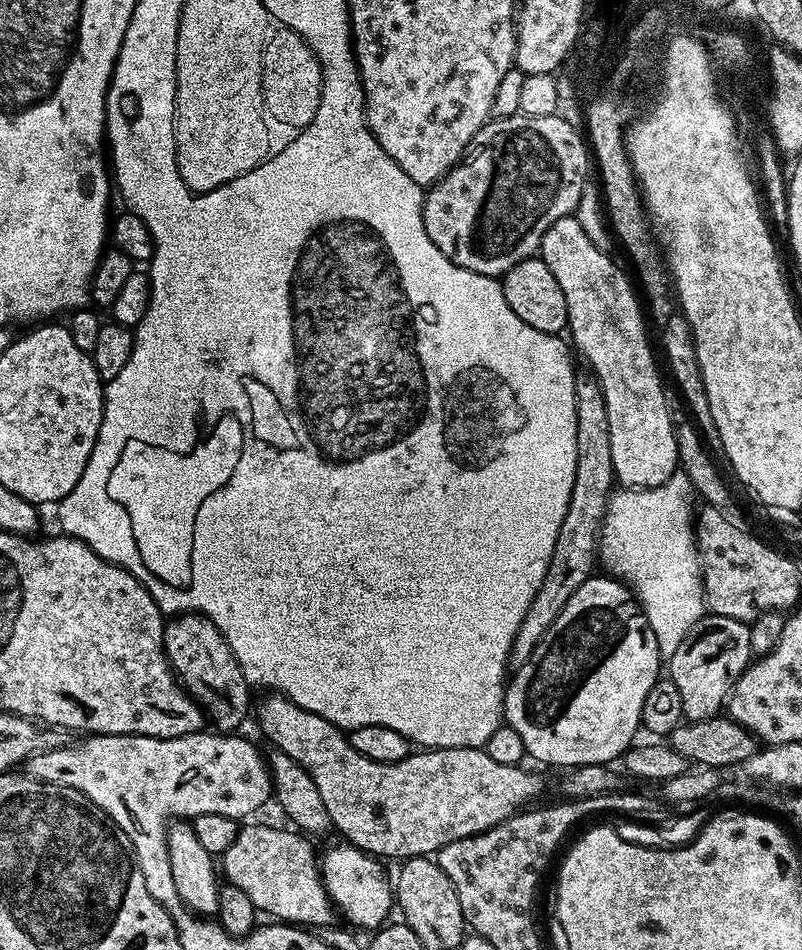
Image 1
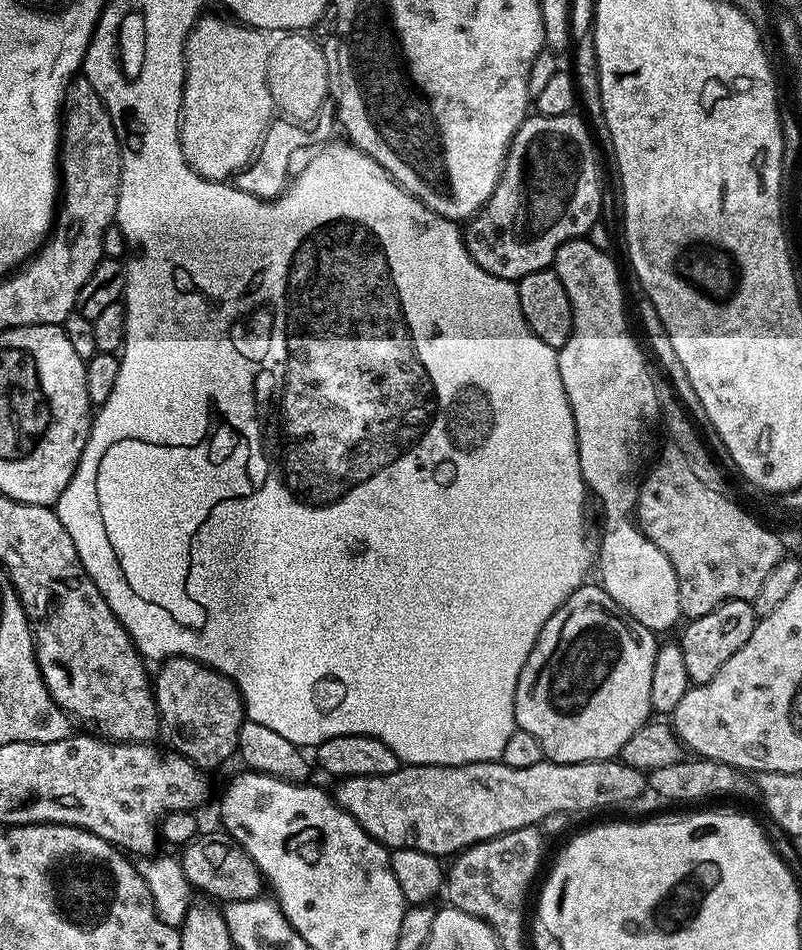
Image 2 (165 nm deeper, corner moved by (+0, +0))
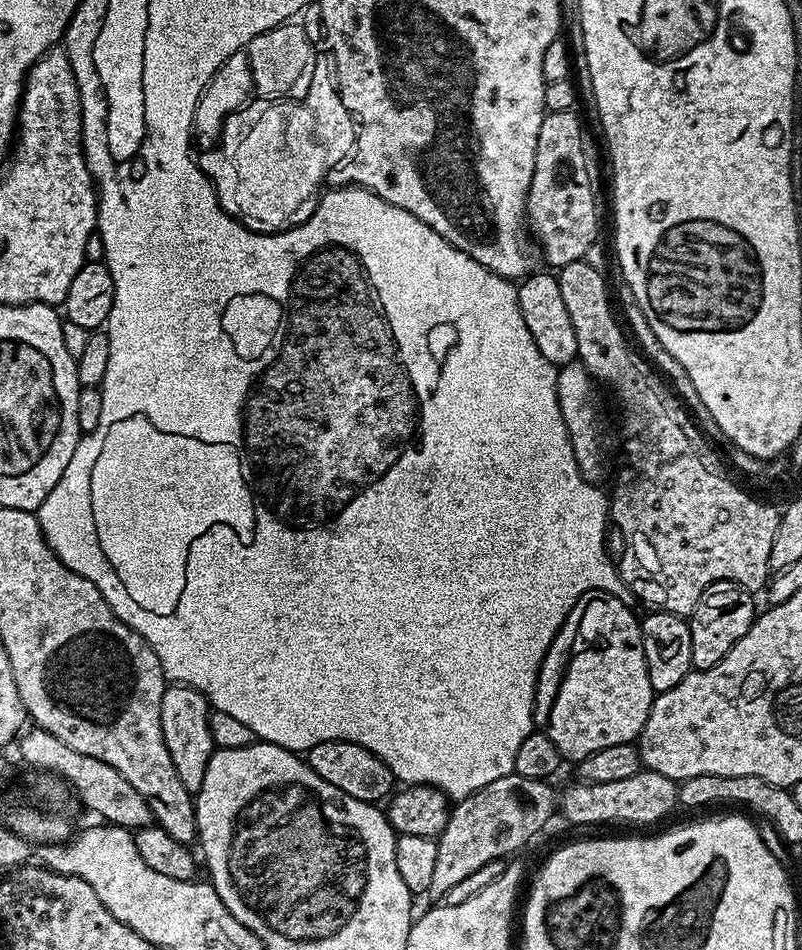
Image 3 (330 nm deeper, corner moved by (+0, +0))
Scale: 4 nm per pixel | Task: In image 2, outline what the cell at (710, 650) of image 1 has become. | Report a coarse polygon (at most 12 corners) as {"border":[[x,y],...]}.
{"border":[[727,600],[683,625],[678,643],[692,684],[738,654],[758,617]]}

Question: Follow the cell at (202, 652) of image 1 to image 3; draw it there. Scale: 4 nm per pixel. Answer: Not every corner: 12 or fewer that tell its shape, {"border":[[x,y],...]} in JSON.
{"border":[[165,687],[162,738],[193,794],[214,751],[208,699]]}

